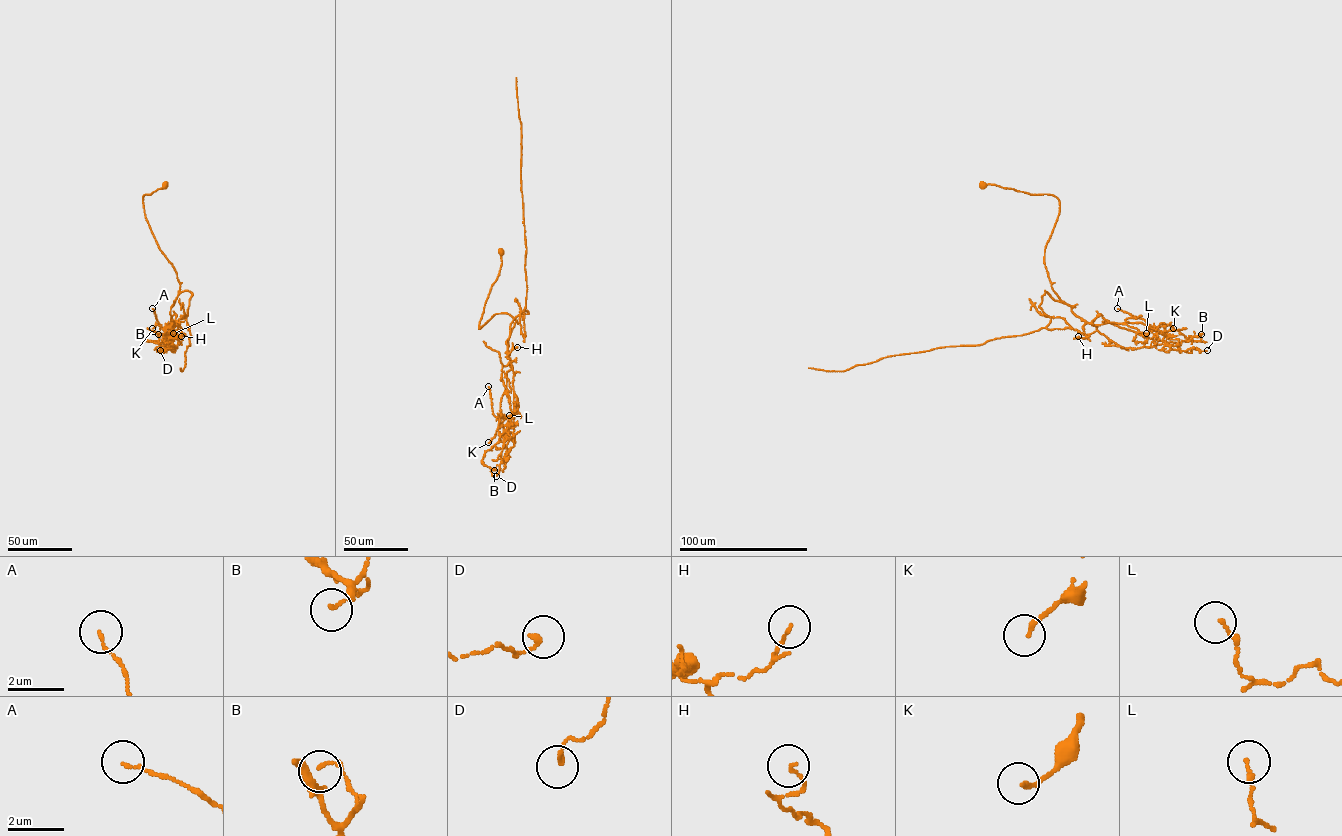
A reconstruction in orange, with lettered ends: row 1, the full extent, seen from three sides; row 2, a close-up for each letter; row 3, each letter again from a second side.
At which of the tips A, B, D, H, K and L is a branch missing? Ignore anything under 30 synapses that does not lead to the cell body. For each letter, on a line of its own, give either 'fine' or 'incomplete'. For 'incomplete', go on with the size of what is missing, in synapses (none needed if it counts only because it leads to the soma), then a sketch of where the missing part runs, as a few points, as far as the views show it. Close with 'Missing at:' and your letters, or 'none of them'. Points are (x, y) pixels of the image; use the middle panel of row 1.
A: fine
B: fine
D: fine
H: fine
K: fine
L: fine
Missing at: none of them

